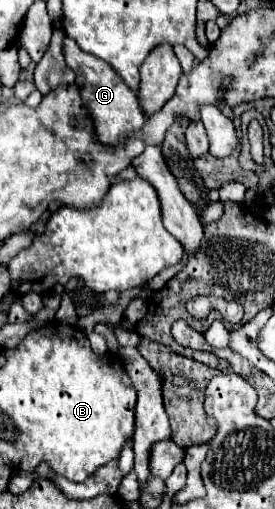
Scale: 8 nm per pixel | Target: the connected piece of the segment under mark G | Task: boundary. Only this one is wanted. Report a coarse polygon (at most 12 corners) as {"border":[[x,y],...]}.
{"border":[[64,38],[94,138],[144,126],[138,96],[100,58]]}

